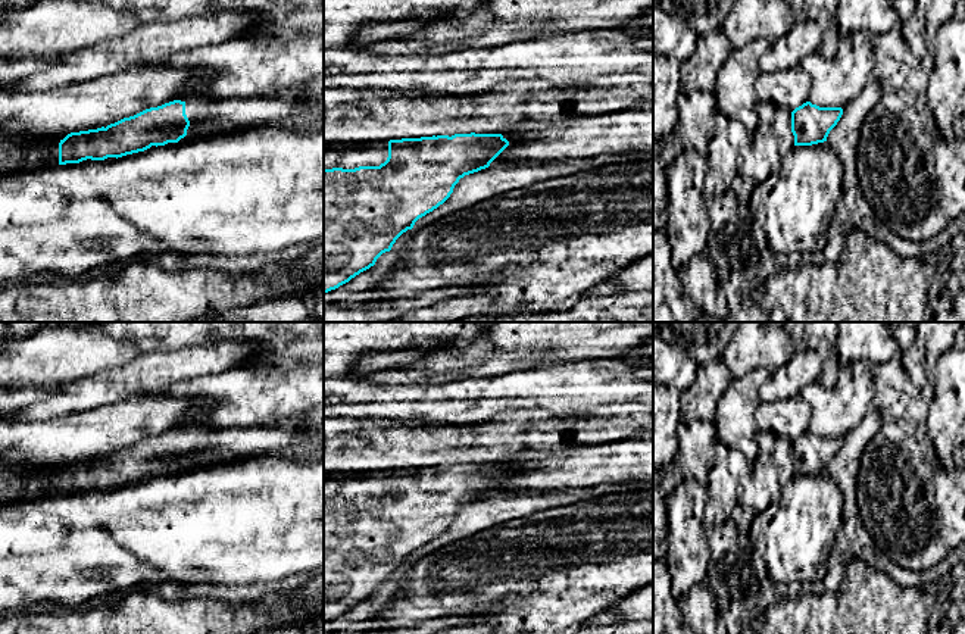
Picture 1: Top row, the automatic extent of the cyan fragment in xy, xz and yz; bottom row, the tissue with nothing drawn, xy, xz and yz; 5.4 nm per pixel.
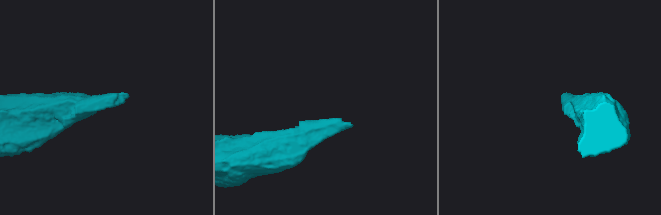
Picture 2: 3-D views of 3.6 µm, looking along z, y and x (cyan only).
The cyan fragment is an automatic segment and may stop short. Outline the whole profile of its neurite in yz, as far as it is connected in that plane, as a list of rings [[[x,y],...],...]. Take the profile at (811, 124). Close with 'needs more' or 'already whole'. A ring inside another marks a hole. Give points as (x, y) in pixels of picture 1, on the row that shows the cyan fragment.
[[[811,101],[791,112],[794,146],[812,146],[827,141],[830,131],[843,115],[841,107],[819,107]]] | already whole

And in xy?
[[[297,91],[274,97],[191,96],[146,109],[97,129],[59,134],[53,147],[13,152],[0,163],[0,178],[41,178],[60,165],[93,163],[135,154],[157,146],[243,128],[247,118],[265,115],[269,121],[302,115],[306,104]]] | needs more

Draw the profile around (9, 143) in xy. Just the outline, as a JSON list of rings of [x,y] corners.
[[[0,132],[0,163],[3,157],[13,153],[26,153],[29,149],[53,147],[59,134],[47,134],[41,137],[16,137],[13,134]]]

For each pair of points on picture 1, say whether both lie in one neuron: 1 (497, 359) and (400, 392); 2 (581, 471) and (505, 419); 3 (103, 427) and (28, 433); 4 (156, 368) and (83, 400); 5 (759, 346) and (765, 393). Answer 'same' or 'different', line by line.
1: different
2: different
3: same
4: same
5: different

